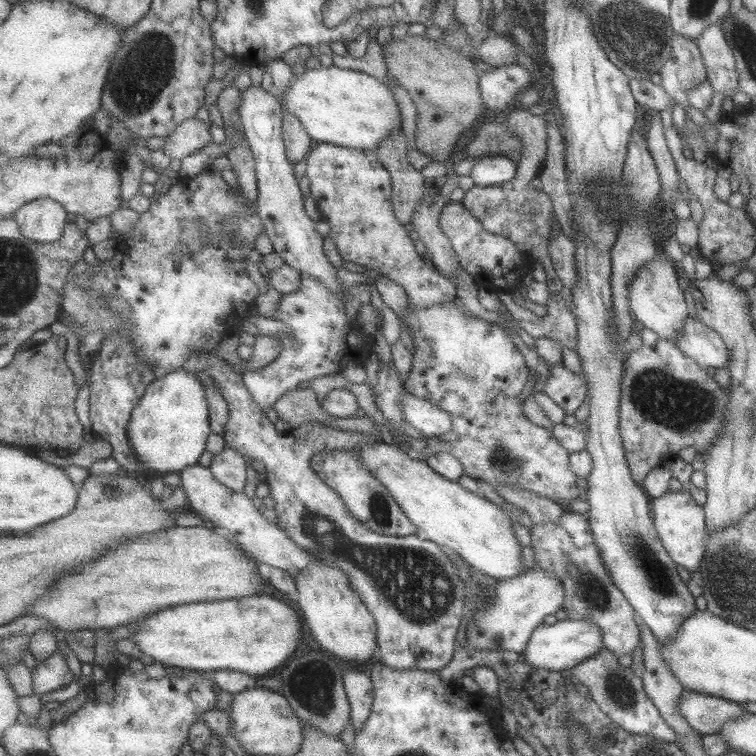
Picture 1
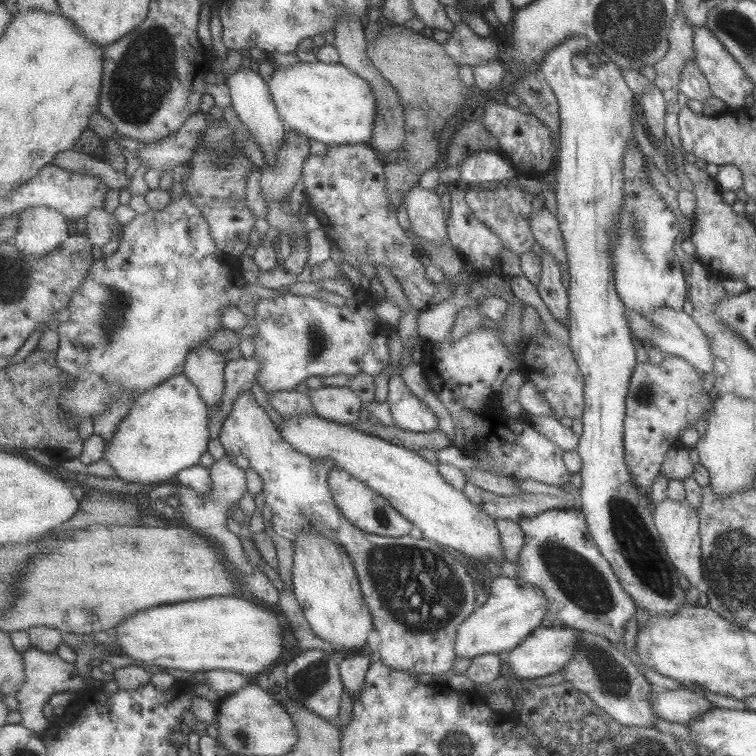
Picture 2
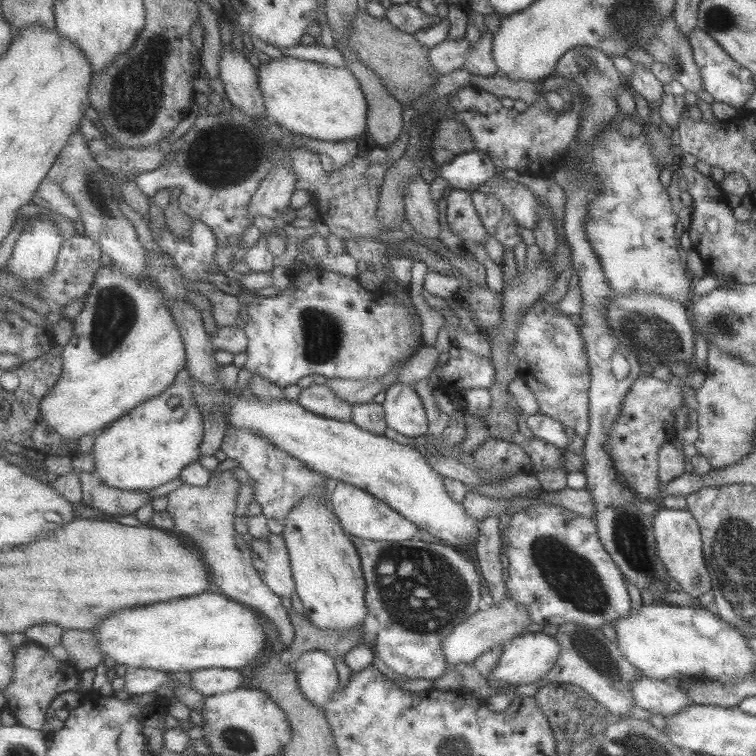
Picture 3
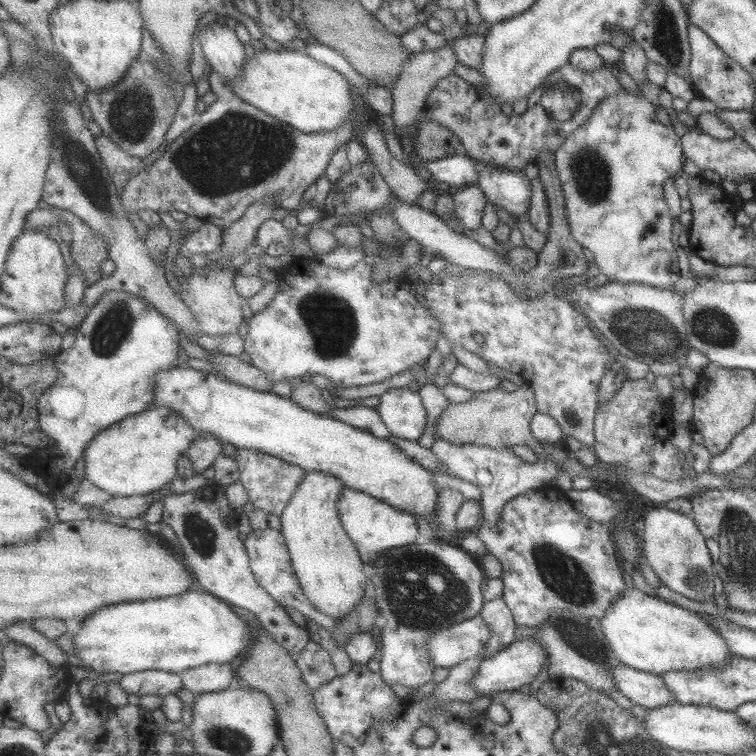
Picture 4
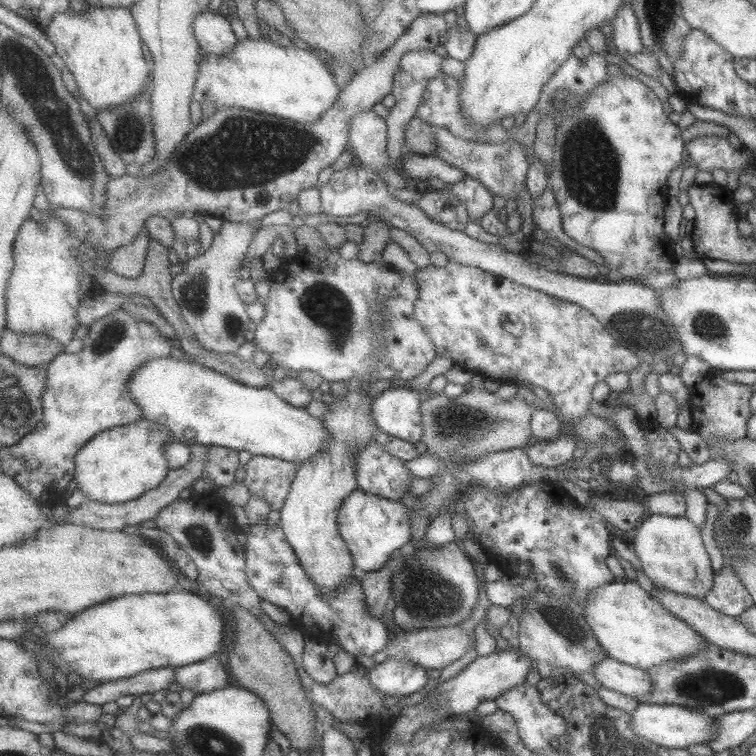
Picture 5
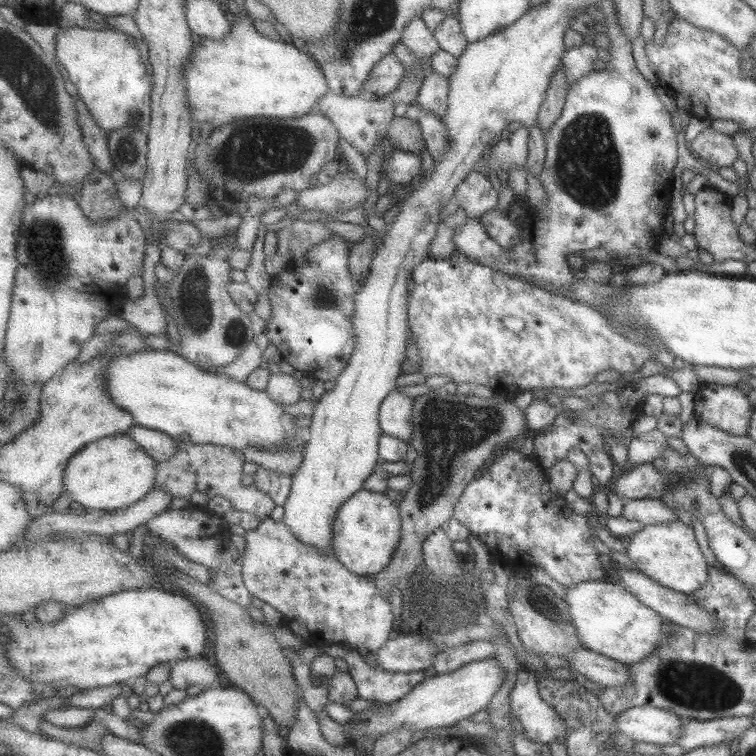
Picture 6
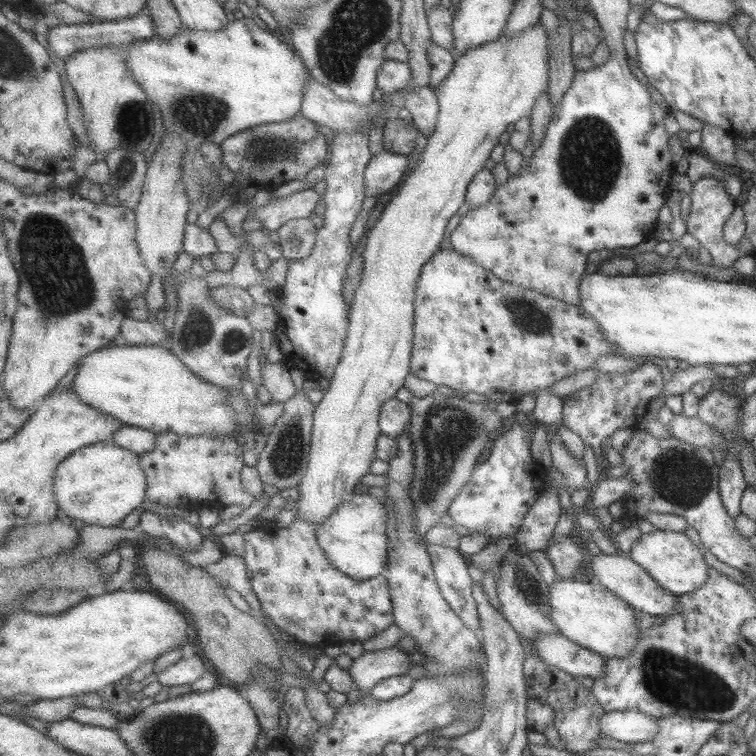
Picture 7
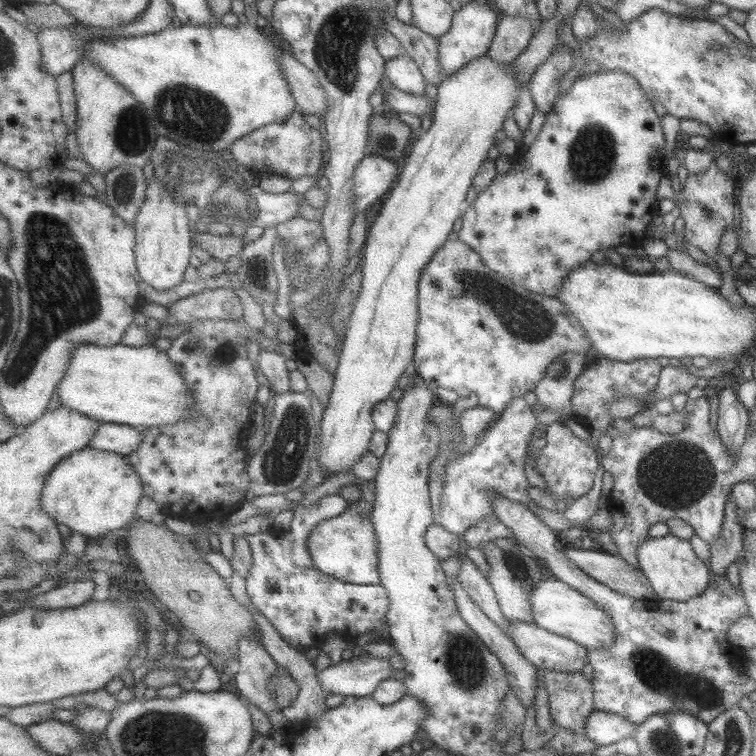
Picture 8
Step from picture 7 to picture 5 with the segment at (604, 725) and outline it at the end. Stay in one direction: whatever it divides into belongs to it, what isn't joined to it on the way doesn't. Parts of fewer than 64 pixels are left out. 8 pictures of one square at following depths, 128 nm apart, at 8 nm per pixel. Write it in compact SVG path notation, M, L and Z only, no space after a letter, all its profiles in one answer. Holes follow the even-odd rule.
M639 703L631 716L631 728L635 736L645 738L645 740L667 749L687 749L695 745L705 745L717 733L717 728L715 728L717 717L699 714L695 710L671 704Z

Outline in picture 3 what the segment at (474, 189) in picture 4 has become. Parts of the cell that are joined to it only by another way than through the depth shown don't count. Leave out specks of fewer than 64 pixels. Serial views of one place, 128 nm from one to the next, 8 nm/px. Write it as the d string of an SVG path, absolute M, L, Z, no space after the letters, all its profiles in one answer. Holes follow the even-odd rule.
M453 189L446 202L448 224L452 233L461 241L485 246L492 235L483 225L483 220L474 205L473 193L465 189Z

